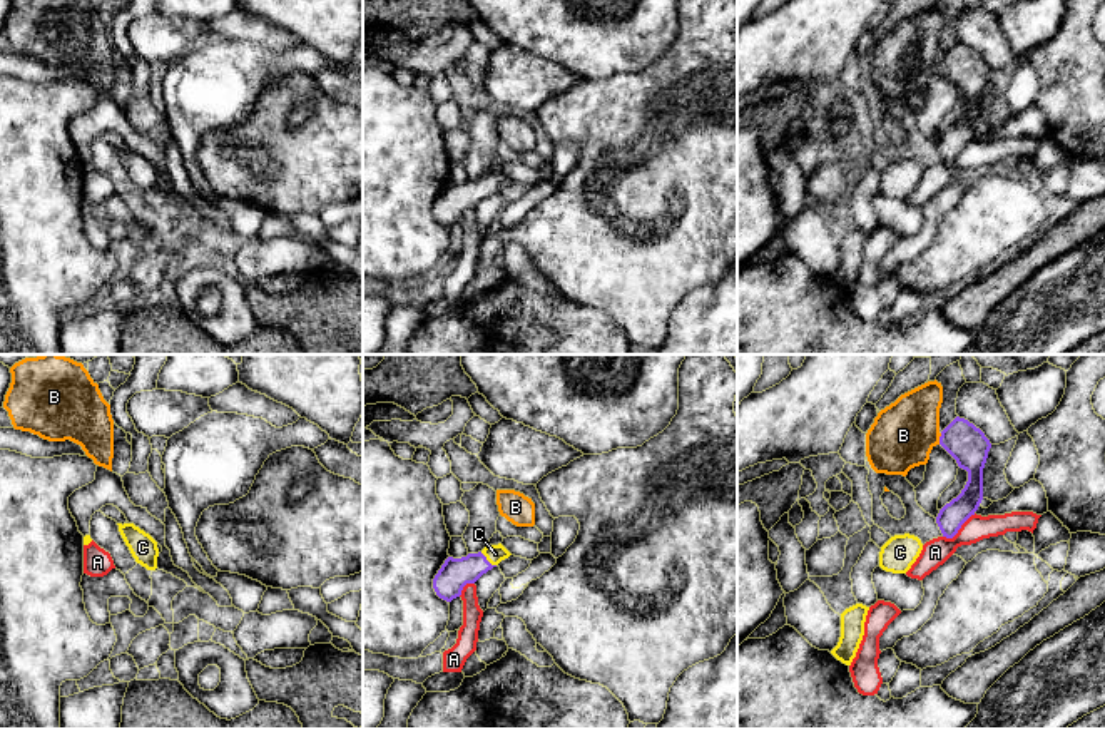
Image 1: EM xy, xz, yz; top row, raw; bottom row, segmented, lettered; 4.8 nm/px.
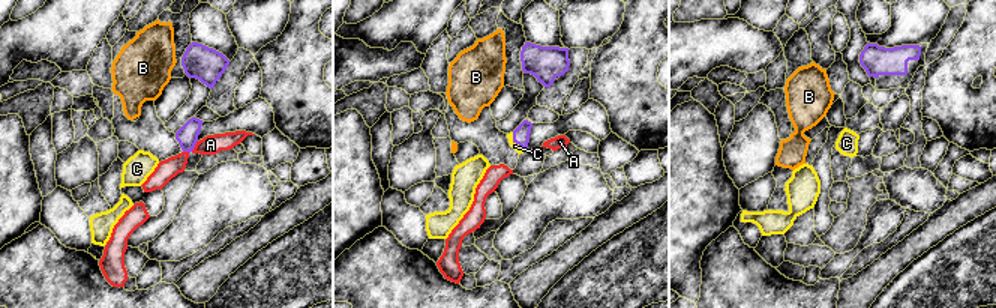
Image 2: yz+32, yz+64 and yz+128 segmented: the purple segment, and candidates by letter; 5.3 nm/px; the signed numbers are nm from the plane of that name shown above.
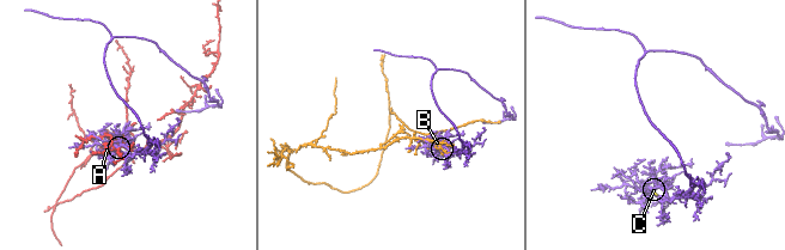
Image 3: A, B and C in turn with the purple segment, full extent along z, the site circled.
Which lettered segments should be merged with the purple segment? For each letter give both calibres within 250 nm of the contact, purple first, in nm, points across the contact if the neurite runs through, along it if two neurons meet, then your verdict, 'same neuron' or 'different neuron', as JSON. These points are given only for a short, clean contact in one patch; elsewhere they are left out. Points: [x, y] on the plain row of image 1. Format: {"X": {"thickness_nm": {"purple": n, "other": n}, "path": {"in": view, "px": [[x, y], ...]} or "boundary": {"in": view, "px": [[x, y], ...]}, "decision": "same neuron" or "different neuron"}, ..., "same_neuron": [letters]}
{"A": {"thickness_nm": {"purple": 130, "other": 130}, "decision": "different neuron"}, "B": {"thickness_nm": {"purple": 190, "other": 300}, "decision": "different neuron"}, "C": {"thickness_nm": {"purple": 150, "other": 90}, "path": {"in": "xz", "px": [[455, 199], [487, 186], [495, 179]]}, "decision": "same neuron"}, "same_neuron": ["C"]}

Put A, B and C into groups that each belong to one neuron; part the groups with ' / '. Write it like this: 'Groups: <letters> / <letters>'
Groups: A / B / C

